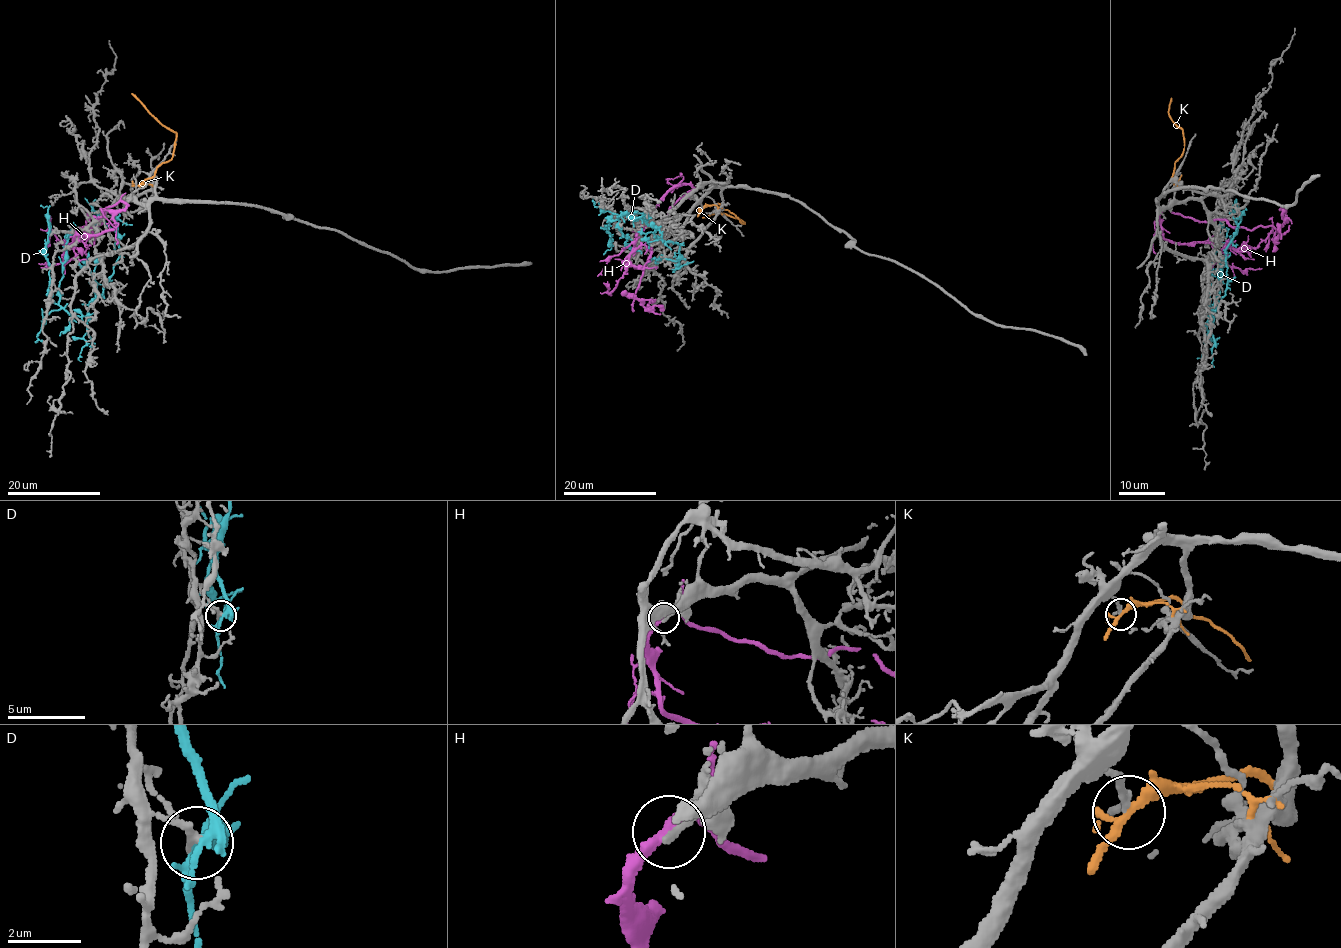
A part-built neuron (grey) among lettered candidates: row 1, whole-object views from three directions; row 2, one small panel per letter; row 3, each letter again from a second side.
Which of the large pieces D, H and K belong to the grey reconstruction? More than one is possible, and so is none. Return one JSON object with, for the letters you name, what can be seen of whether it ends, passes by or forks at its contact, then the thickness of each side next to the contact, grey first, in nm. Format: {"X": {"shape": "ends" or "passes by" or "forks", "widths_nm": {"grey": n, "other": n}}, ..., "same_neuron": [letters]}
{"same_neuron": []}

